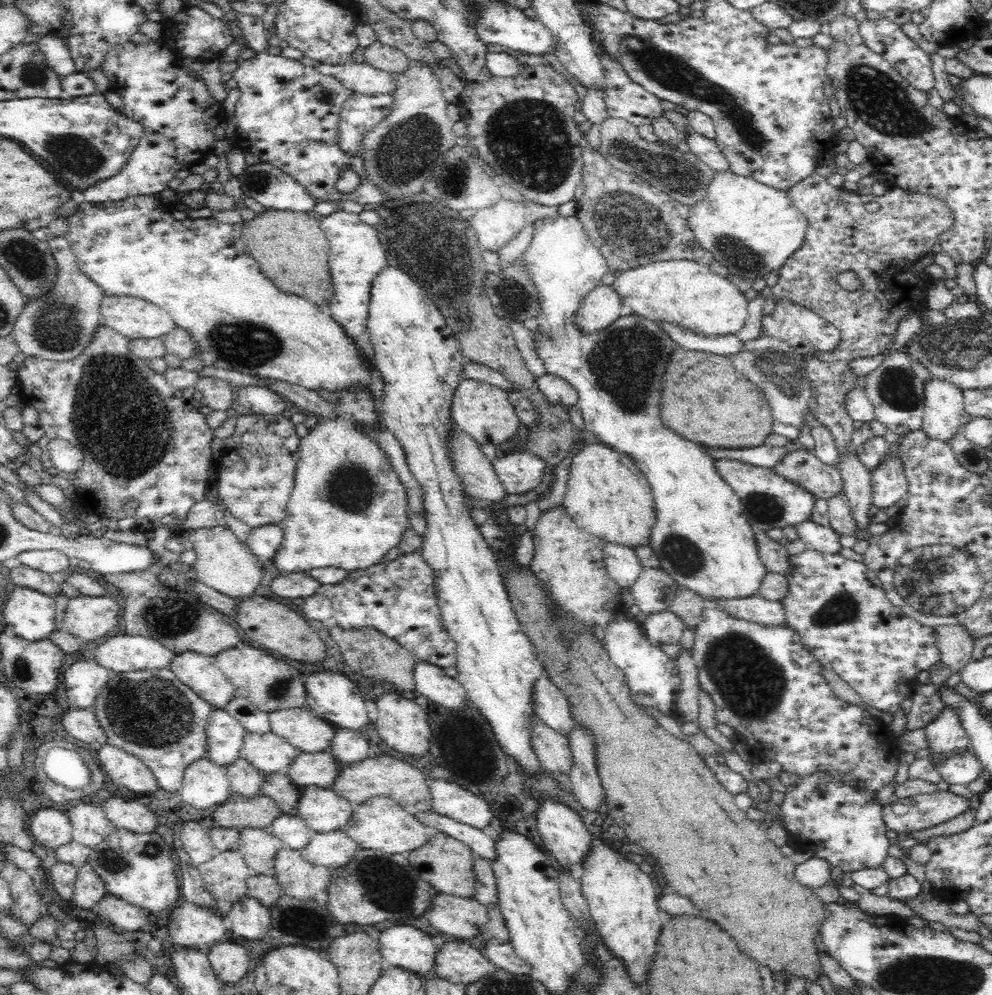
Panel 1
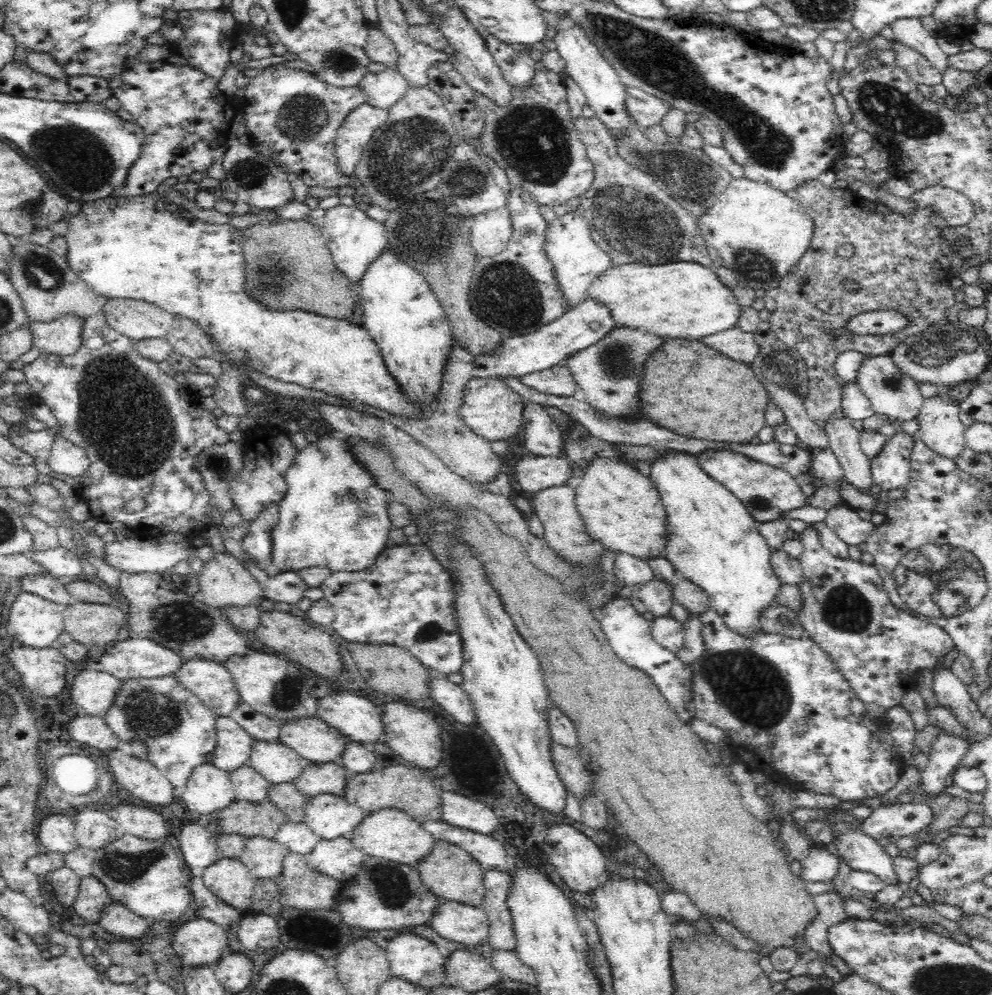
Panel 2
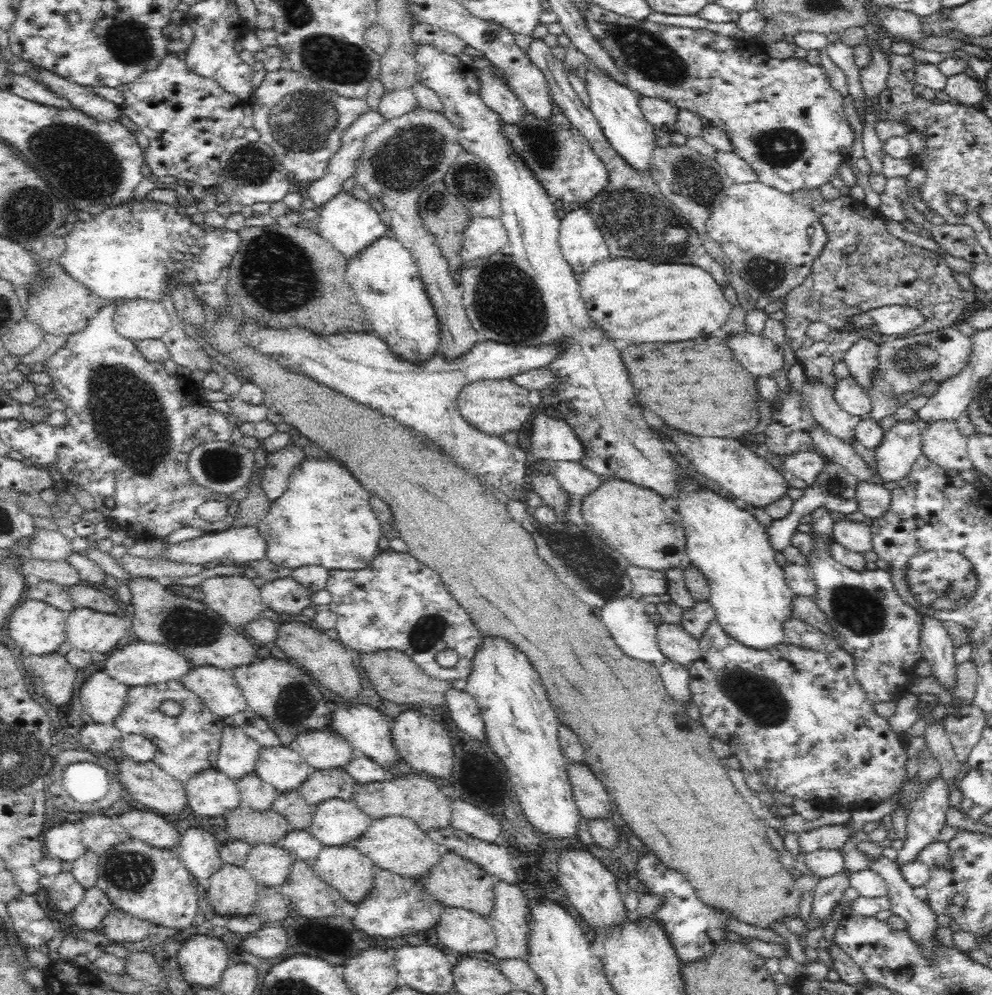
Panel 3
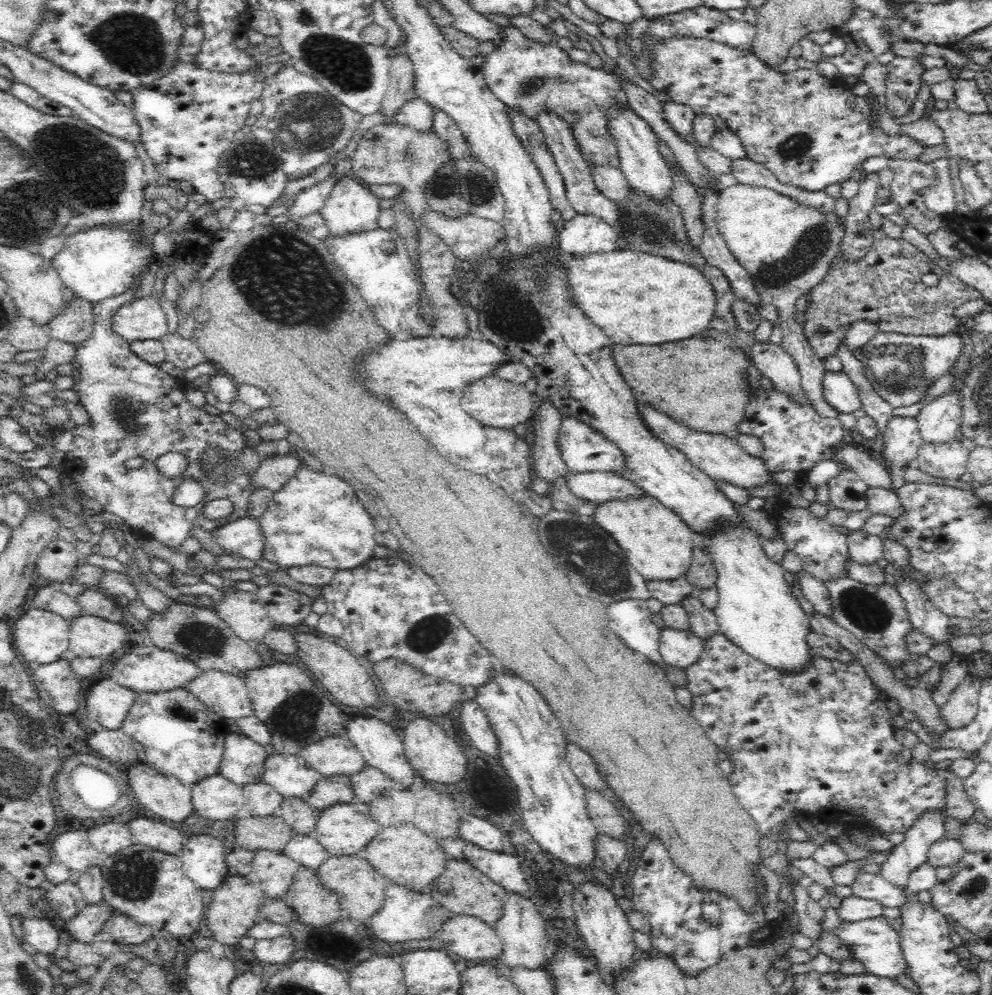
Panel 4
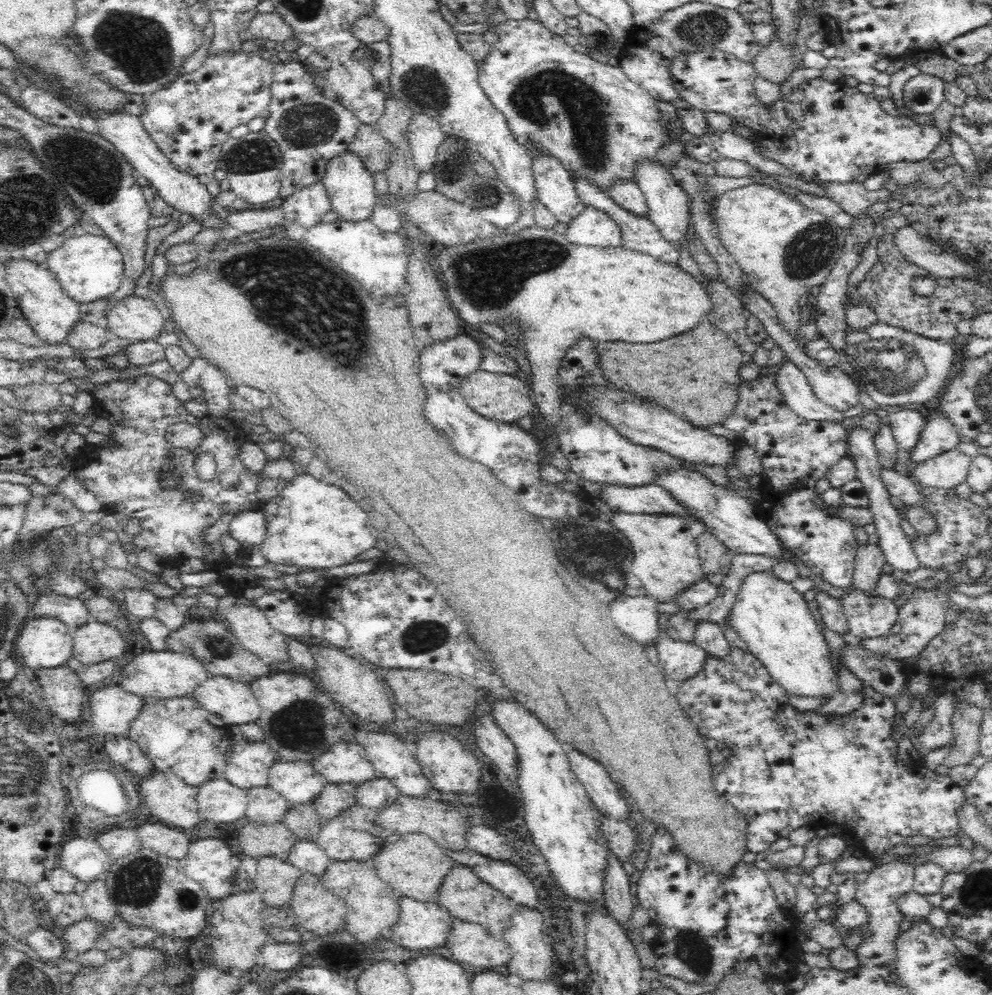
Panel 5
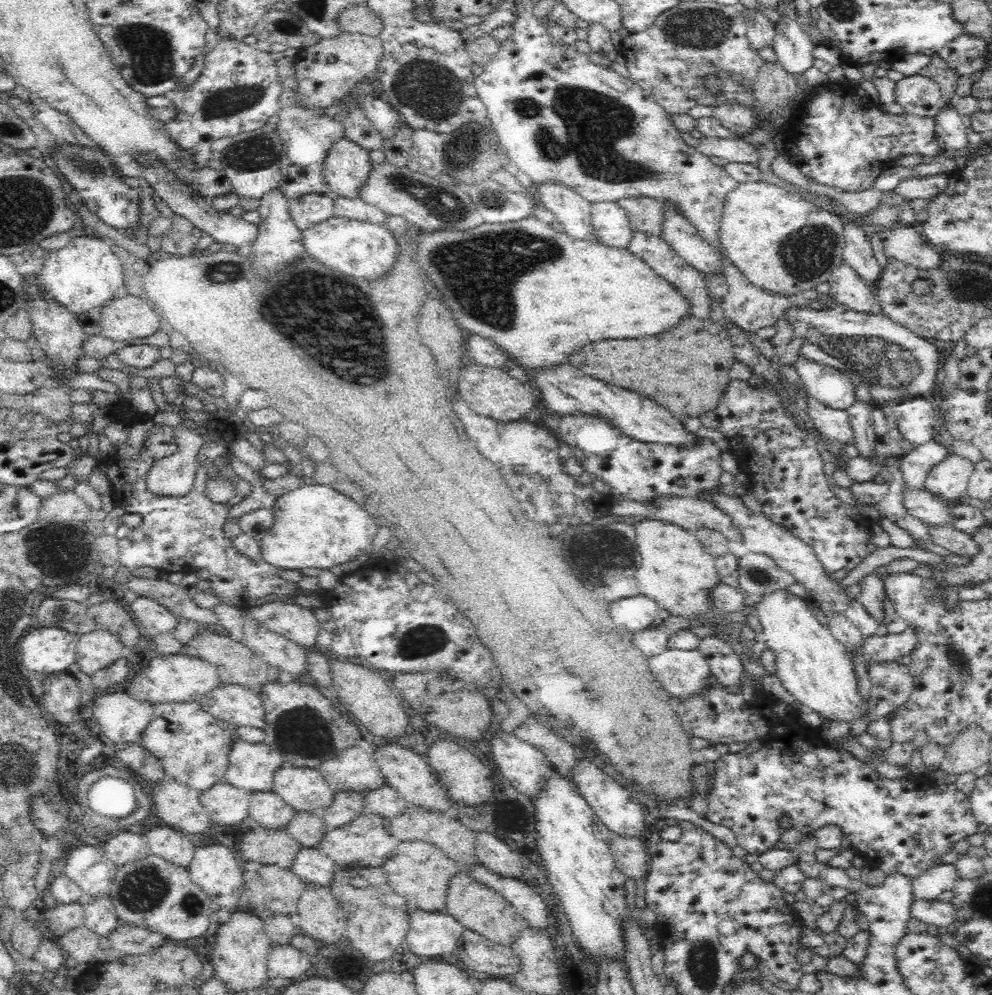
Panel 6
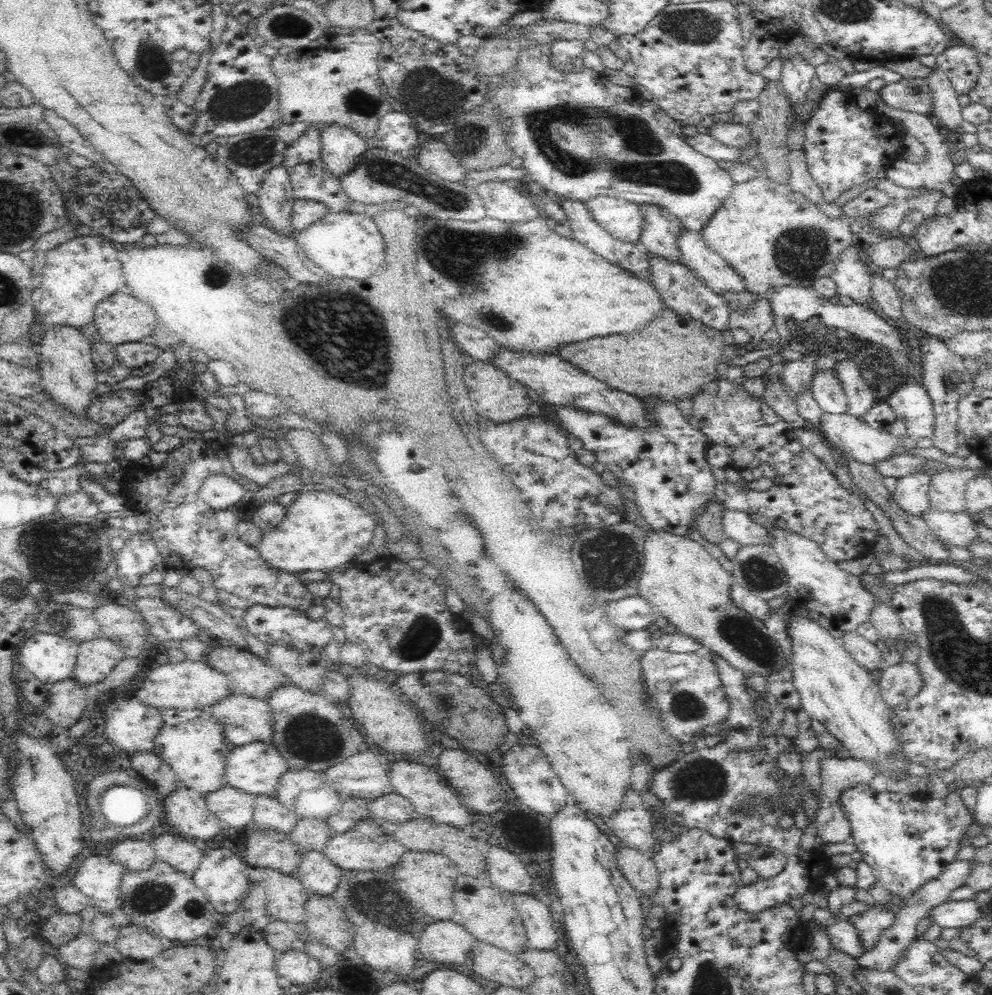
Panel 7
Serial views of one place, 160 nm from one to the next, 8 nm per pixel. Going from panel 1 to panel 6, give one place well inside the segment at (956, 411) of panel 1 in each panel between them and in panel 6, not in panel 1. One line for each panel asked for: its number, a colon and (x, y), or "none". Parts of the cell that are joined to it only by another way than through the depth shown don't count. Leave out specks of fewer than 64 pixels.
2: (940, 429)
3: (942, 443)
4: (949, 460)
5: (947, 471)
6: (949, 479)

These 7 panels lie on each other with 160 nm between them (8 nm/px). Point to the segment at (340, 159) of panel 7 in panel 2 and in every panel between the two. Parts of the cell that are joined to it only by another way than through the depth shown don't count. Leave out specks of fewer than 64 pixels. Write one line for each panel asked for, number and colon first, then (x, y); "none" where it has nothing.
2: (355, 240)
3: (350, 224)
4: (350, 207)
5: (350, 186)
6: (346, 168)

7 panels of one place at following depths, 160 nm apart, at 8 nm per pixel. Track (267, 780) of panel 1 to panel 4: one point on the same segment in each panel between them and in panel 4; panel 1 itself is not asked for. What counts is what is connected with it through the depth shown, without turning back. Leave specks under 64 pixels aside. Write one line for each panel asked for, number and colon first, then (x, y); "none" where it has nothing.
2: (286, 797)
3: (291, 804)
4: (296, 812)

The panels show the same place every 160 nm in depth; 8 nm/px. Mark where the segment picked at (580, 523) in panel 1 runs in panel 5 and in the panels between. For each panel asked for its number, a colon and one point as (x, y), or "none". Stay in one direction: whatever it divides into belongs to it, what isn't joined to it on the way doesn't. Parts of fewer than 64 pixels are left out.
2: (619, 506)
3: (645, 528)
4: (658, 544)
5: (666, 559)

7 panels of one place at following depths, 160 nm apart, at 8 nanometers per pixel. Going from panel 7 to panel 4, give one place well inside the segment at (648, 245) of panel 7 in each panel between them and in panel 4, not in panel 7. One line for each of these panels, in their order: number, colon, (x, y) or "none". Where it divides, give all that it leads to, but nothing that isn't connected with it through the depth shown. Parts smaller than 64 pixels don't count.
4: (611, 181)
5: (627, 194)
6: (645, 214)

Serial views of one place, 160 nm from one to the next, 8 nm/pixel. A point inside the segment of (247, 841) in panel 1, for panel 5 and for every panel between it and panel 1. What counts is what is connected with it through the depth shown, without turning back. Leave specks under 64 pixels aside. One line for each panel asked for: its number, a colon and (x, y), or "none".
2: (263, 857)
3: (270, 865)
4: (272, 873)
5: (275, 879)

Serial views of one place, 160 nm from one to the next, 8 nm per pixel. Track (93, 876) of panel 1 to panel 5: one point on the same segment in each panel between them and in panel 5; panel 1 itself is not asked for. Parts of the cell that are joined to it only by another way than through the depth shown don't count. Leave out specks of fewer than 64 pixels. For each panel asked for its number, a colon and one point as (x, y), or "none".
2: (93, 895)
3: (95, 904)
4: (84, 926)
5: (81, 936)

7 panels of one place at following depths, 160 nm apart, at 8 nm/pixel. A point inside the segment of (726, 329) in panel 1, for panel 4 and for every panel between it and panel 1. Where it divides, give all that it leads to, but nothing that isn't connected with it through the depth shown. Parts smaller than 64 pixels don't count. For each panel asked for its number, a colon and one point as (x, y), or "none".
2: (680, 299)
3: (637, 300)
4: (637, 298)

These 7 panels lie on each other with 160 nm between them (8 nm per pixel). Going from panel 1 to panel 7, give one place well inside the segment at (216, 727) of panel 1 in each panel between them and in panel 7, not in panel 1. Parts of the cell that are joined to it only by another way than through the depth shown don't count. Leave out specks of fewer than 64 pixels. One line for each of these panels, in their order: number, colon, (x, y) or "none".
2: (233, 748)
3: (238, 753)
4: (243, 761)
5: (247, 764)
6: (251, 767)
7: (255, 768)

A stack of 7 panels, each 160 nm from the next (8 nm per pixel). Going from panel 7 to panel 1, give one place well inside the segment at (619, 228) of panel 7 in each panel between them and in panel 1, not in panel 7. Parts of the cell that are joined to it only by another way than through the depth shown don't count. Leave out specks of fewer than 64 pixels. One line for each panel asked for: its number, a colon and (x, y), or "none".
1: (702, 539)
2: (577, 258)
3: (582, 243)
4: (585, 234)
5: (592, 227)
6: (611, 225)

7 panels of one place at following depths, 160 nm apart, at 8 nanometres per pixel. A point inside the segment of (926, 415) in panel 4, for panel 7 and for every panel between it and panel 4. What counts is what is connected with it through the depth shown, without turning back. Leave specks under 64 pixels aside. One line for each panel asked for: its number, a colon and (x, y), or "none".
5: (939, 435)
6: (915, 465)
7: (912, 492)

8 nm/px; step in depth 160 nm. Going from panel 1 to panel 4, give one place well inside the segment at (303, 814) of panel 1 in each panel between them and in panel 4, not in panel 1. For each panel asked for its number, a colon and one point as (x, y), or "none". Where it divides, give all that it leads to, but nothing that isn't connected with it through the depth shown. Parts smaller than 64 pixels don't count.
2: (329, 816)
3: (336, 822)
4: (343, 829)

